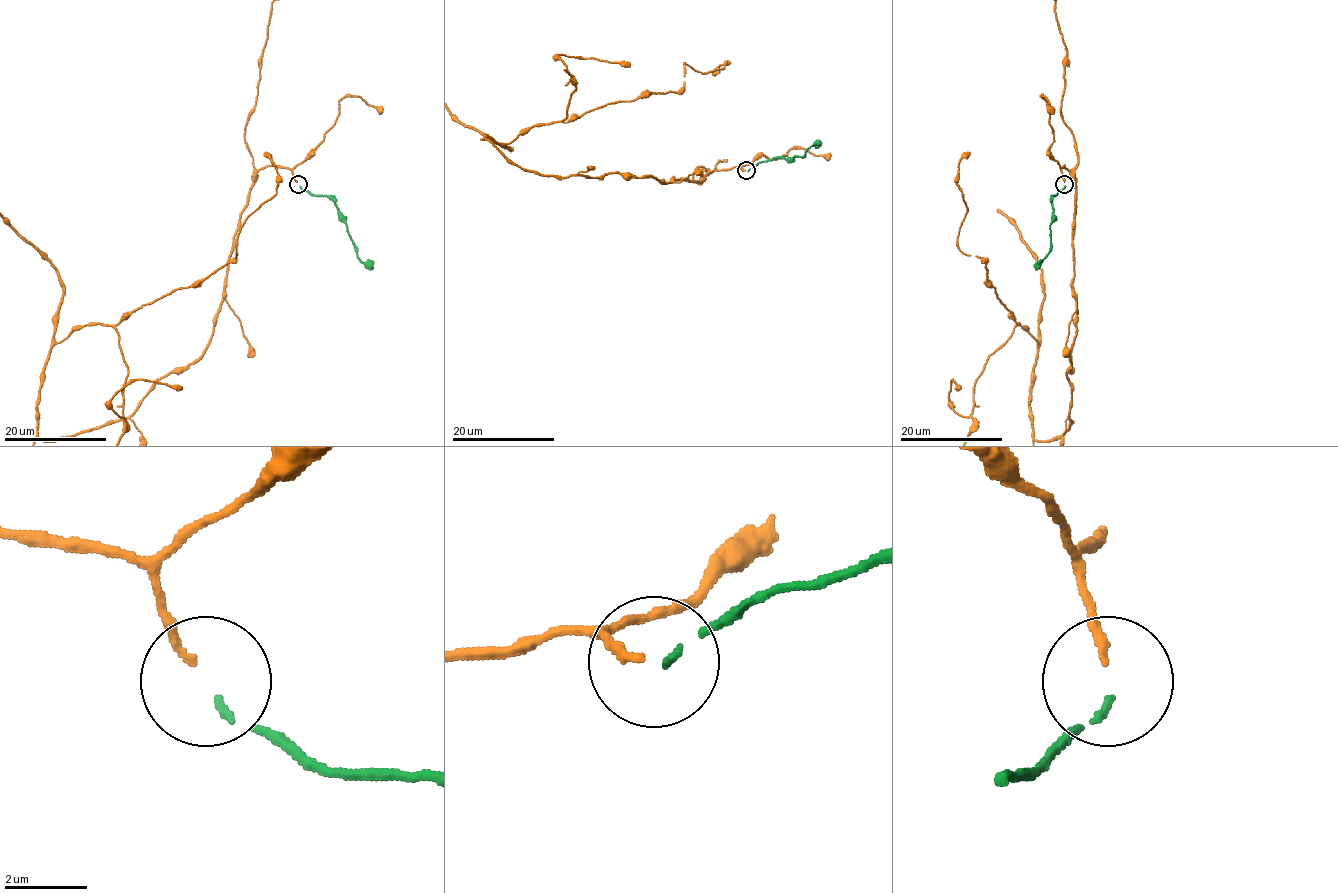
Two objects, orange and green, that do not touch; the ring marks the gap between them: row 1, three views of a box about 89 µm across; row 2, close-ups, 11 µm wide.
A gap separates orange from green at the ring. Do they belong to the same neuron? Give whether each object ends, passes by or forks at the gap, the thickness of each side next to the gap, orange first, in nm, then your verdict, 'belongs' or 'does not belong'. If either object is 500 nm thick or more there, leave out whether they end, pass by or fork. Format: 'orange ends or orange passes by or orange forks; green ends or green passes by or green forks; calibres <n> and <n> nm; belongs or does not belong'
orange ends; green ends; calibres 190 and 170 nm; belongs

